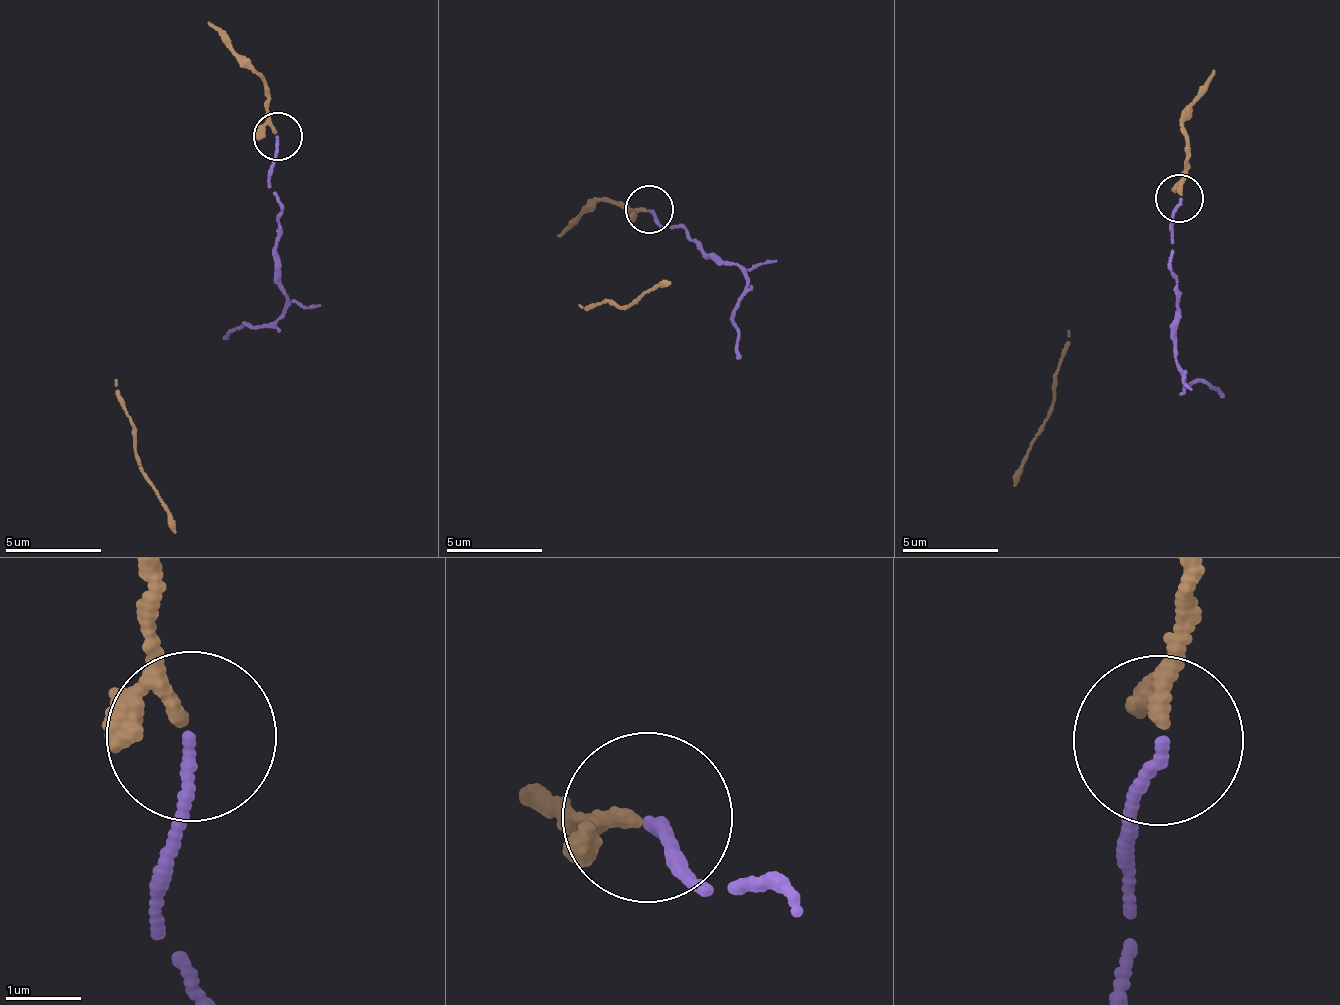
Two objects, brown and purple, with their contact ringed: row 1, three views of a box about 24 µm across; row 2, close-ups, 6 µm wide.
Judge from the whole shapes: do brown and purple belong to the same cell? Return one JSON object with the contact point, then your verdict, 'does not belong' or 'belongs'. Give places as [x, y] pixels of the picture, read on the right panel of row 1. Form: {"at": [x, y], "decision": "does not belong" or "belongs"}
{"at": [1179, 198], "decision": "belongs"}

